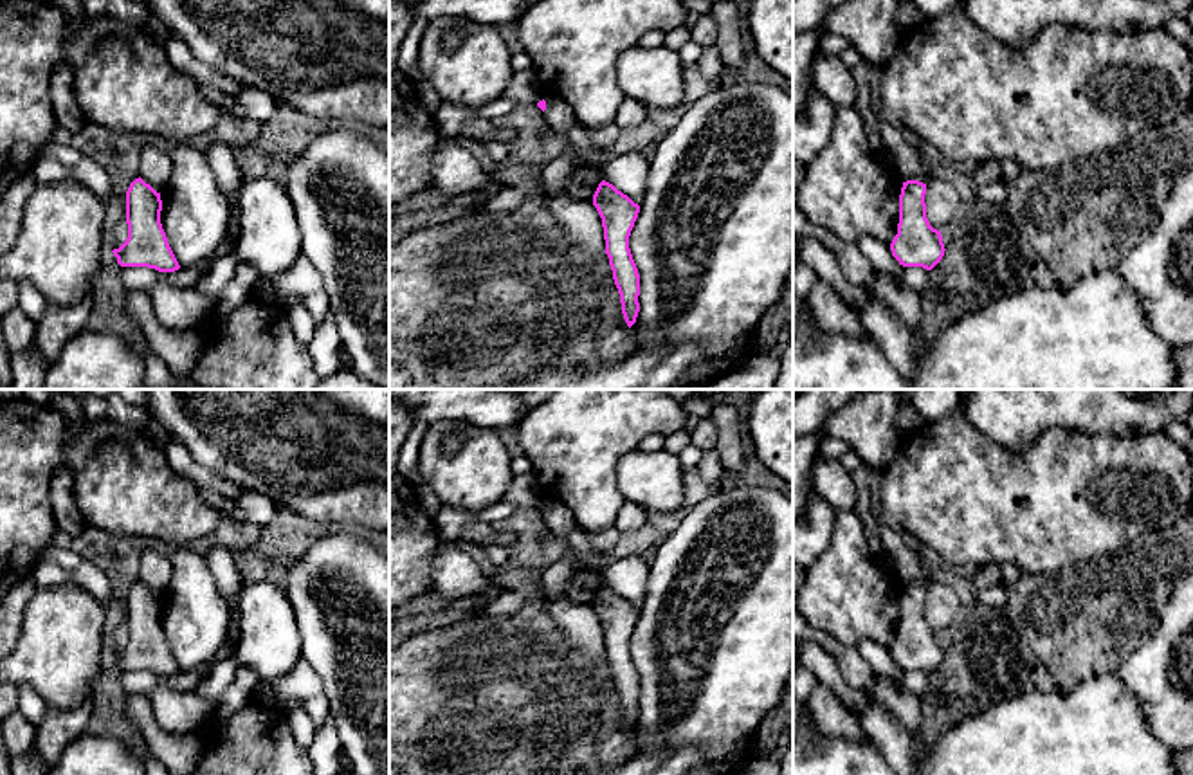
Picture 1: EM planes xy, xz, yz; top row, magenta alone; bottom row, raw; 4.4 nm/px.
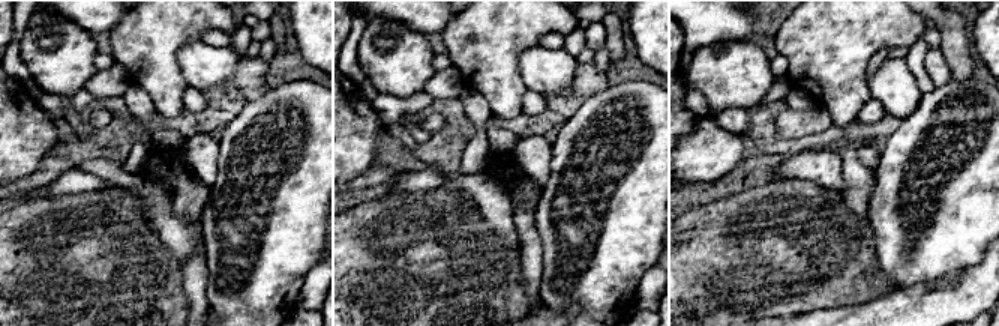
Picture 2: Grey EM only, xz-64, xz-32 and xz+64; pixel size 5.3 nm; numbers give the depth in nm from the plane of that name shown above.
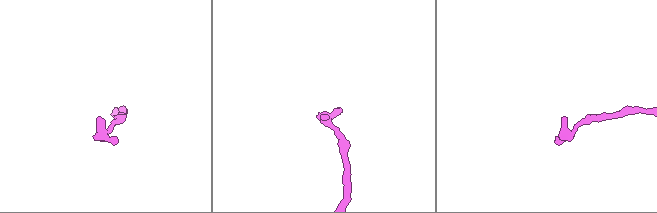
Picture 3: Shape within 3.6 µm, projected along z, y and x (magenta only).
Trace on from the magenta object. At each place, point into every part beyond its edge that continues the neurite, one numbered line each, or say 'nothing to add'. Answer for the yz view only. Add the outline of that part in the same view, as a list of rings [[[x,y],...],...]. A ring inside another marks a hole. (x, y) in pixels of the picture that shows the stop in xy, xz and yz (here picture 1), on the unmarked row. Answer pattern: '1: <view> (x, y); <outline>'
nothing to add

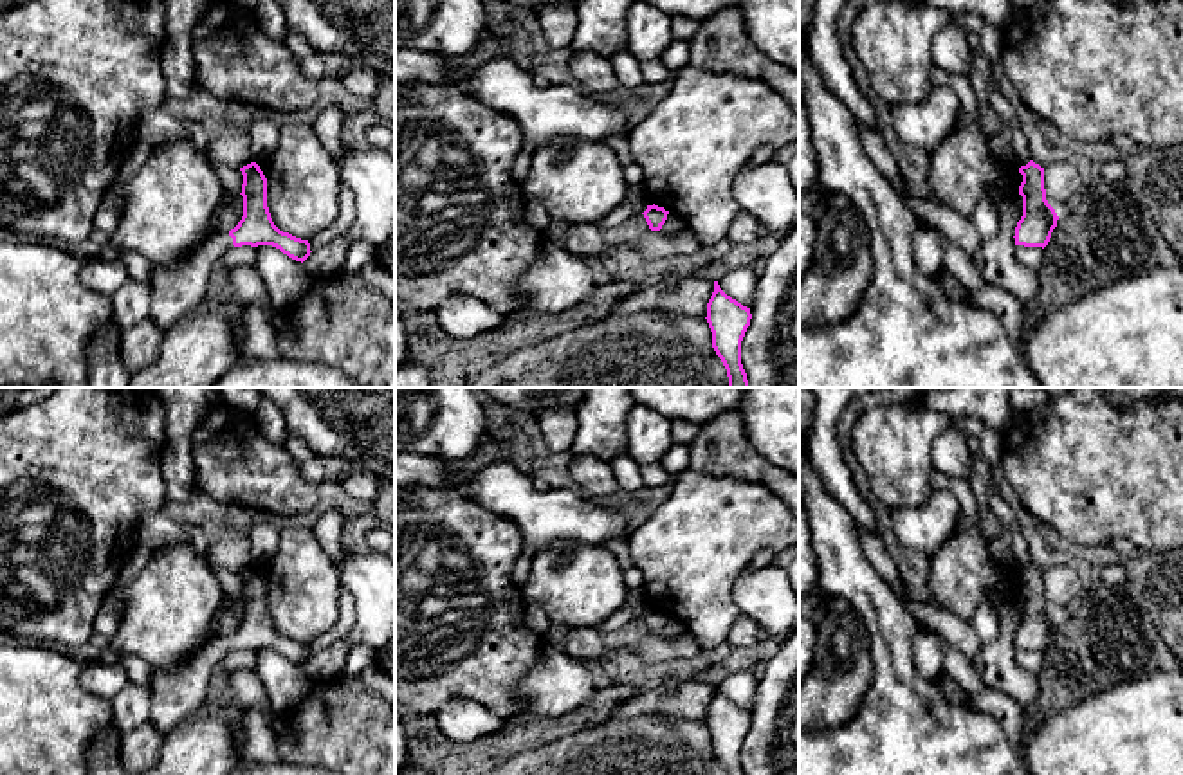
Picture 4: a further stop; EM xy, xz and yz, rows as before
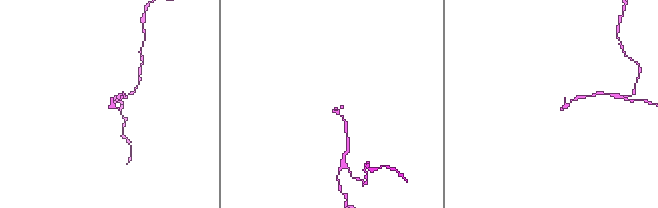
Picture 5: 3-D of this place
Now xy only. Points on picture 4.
1: xy (179, 694); [[[211,633],[200,649],[173,665],[168,672],[151,672],[150,723],[160,734],[170,734],[177,725],[204,710],[211,674],[233,649],[229,634]]]

